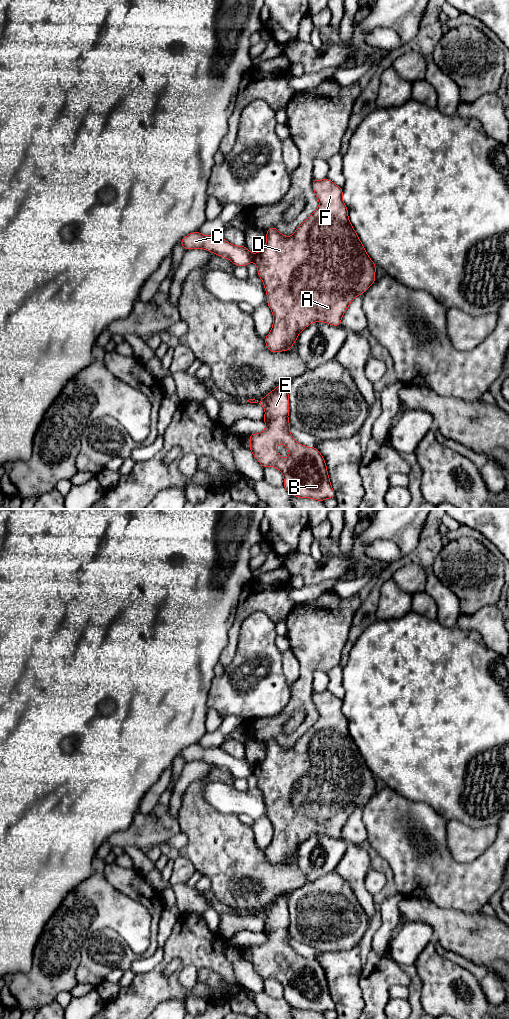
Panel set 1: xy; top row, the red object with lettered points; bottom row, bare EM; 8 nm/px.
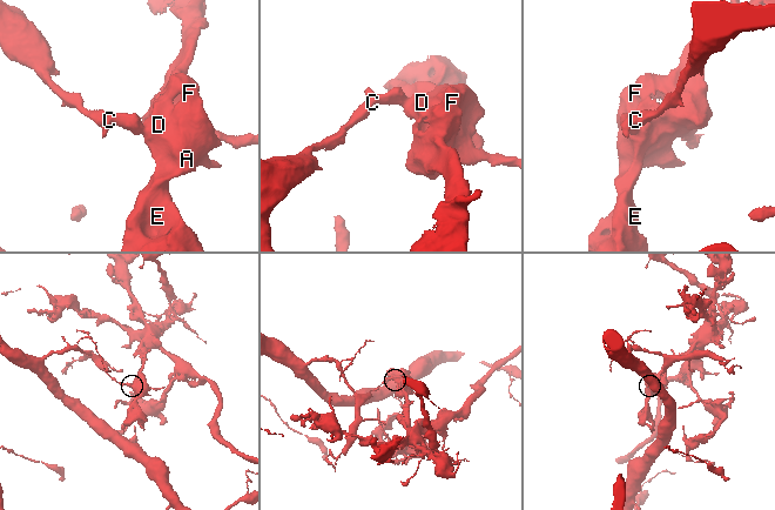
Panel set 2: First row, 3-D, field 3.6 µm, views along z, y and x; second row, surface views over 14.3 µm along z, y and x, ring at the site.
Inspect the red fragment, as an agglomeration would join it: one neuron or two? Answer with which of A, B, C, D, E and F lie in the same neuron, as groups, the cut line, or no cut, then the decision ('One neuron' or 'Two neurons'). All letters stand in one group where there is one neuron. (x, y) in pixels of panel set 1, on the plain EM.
Groups: A B D E F / C. Split along xy (254, 766), (252, 772). Two neurons

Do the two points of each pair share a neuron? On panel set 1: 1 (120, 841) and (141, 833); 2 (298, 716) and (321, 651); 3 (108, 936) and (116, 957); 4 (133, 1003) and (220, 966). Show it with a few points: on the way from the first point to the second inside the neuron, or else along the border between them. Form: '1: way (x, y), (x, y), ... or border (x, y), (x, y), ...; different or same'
1: way (125, 838), (136, 835); same
2: border (303, 708), (298, 708), (284, 724); different
3: way (108, 941), (108, 949), (111, 952); same
4: way (154, 979), (160, 967), (174, 953), (196, 953); same

